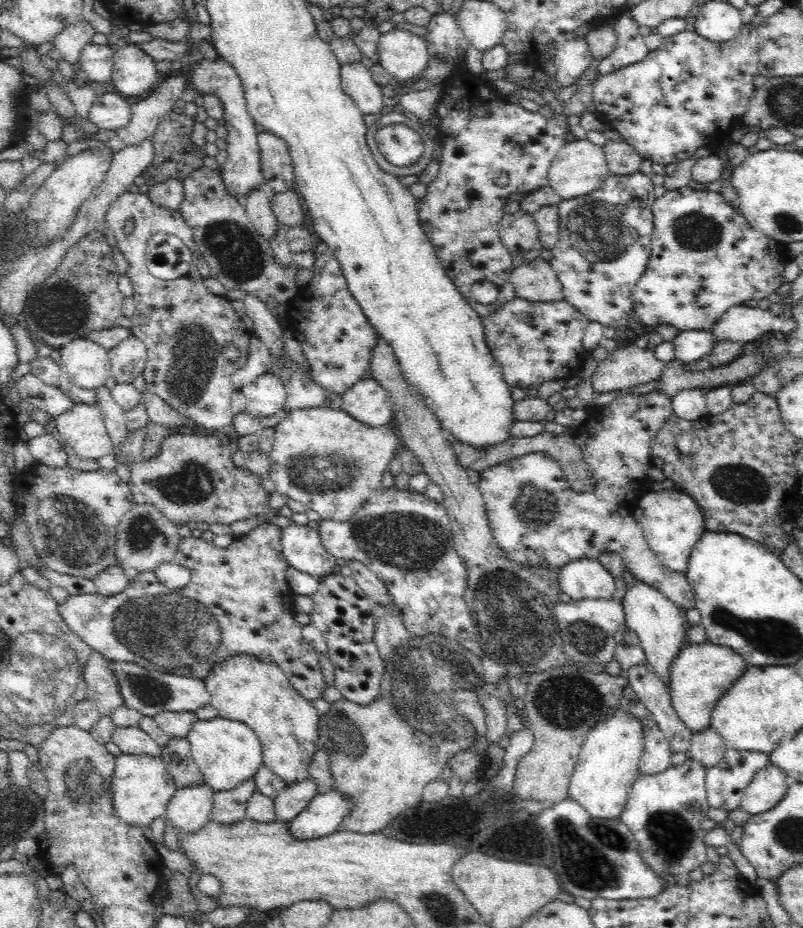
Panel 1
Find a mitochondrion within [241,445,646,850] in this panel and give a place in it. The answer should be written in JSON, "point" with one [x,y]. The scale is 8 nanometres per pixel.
{"point":[431,691]}

